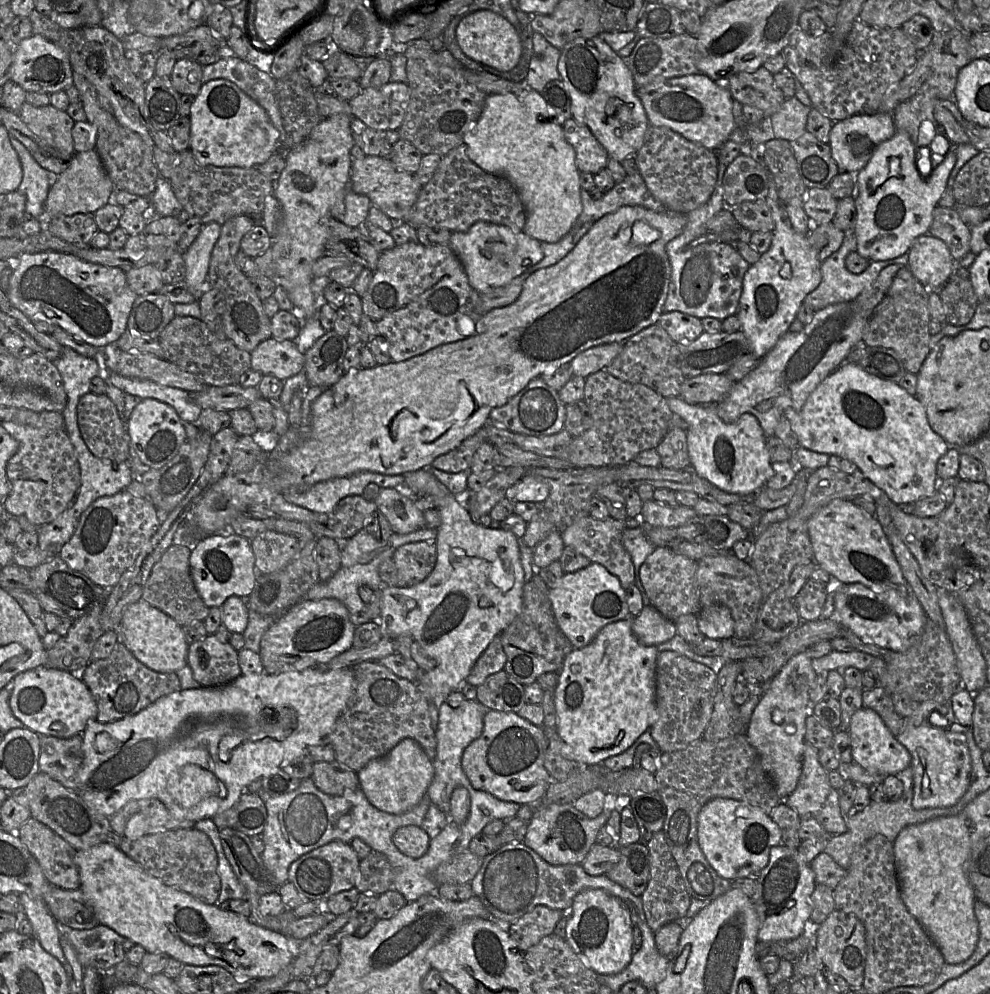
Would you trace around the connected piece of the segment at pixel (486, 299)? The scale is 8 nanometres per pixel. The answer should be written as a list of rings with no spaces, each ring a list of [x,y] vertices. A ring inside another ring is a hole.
[[[527,270],[503,287],[491,288],[479,293],[476,304],[476,313],[484,315],[490,310],[514,303],[520,296],[528,274],[529,272]]]

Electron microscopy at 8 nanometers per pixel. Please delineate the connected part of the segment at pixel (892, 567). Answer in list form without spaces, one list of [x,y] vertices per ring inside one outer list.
[[[835,499],[808,522],[814,561],[841,583],[861,583],[871,590],[908,591],[908,584],[879,521],[852,501]]]

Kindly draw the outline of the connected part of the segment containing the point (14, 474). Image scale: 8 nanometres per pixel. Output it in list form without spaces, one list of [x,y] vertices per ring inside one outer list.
[[[13,421],[2,425],[18,442],[18,449],[6,467],[10,490],[3,501],[5,513],[25,517],[38,526],[52,522],[71,505],[81,483],[80,467],[67,432]]]

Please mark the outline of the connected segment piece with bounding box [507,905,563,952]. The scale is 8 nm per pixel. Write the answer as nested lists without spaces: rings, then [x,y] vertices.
[[[538,905],[517,921],[507,925],[511,938],[522,952],[538,944],[544,937],[554,933],[563,911]]]

